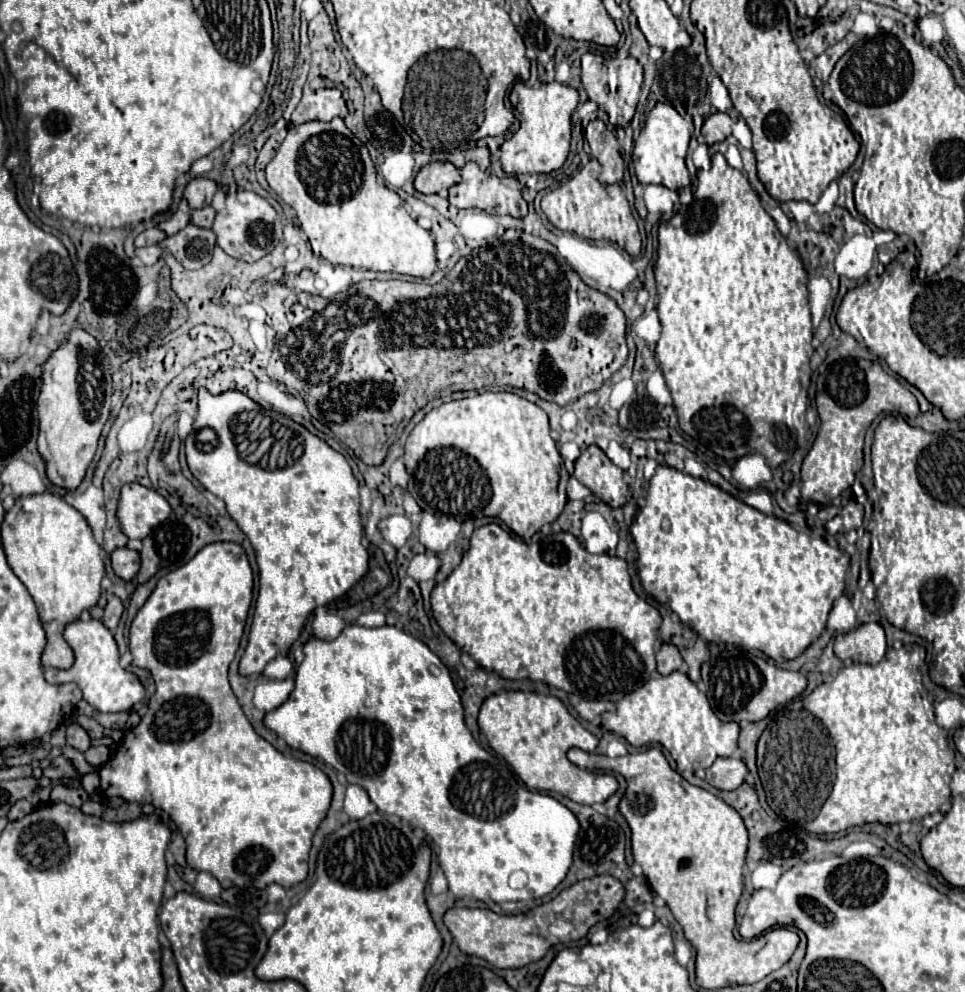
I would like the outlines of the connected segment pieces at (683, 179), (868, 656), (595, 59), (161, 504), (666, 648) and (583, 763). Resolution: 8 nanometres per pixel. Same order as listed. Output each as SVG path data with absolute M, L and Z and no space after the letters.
M658 102L650 114L646 116L644 128L634 142L634 170L638 180L646 184L662 184L670 190L680 190L690 184L690 176L686 170L686 152L688 152L688 142L690 142L690 124L670 106L664 102Z
M868 622L852 632L834 638L834 652L840 660L878 664L886 654L884 628L878 622Z
M586 52L582 56L582 86L588 98L607 112L609 123L616 128L627 127L630 124L639 102L642 80L644 80L644 70L640 62L632 56L624 60L605 58L592 52Z
M126 484L118 502L118 520L128 538L146 538L154 526L170 516L164 496L142 484Z
M662 644L662 648L656 654L656 660L658 660L658 672L664 676L670 672L676 672L682 666L682 656L678 648L672 644Z
M572 748L572 750L568 752L568 760L570 760L572 764L576 764L578 768L588 768L588 766L590 766L590 754L584 752L584 750L578 750L578 748Z

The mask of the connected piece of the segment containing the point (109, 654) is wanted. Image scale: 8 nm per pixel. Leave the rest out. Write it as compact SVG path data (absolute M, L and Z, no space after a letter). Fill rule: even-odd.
M76 620L74 624L68 624L64 630L64 640L68 646L74 650L76 662L70 670L56 670L48 668L46 680L50 684L64 684L64 682L74 682L84 694L84 700L98 712L124 712L138 704L144 698L144 686L140 684L138 676L124 670L120 662L120 652L116 646L116 640L112 632L98 620Z

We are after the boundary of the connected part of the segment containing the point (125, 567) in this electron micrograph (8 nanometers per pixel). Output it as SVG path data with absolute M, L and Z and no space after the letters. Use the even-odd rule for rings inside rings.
M118 548L112 552L112 568L114 574L126 582L130 582L140 568L140 554L130 548Z

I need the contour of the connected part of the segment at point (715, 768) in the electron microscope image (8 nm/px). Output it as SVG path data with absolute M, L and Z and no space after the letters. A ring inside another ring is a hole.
M718 758L708 770L706 770L706 782L720 790L734 790L744 782L744 776L748 774L746 764L740 758Z

